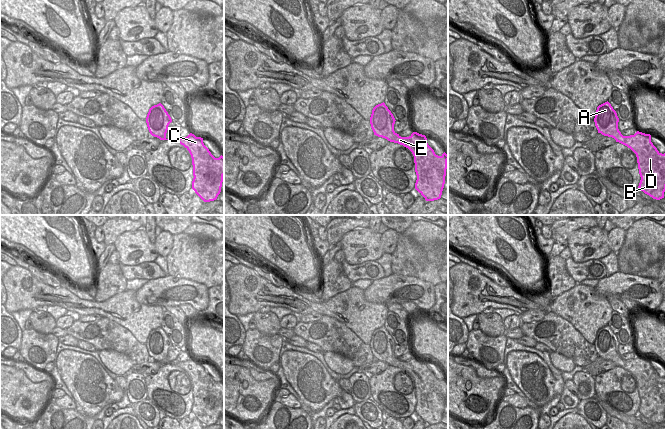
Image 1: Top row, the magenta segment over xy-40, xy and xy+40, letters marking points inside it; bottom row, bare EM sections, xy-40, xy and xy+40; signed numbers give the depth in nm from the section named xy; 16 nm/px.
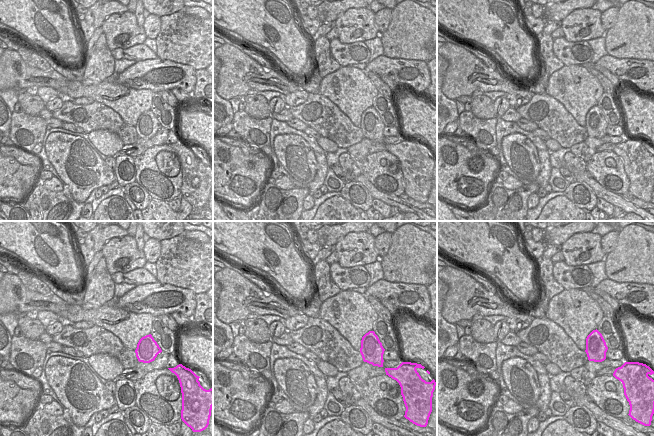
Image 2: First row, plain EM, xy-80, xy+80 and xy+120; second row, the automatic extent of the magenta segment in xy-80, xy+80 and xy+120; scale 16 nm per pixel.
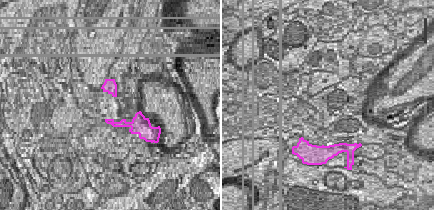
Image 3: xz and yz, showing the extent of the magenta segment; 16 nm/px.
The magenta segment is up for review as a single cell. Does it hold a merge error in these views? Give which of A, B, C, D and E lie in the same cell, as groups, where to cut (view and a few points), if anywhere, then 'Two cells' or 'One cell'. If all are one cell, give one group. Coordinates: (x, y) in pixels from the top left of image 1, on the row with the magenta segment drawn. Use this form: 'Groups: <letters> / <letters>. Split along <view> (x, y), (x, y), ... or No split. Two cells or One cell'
Groups: A B C D E. No split. One cell.

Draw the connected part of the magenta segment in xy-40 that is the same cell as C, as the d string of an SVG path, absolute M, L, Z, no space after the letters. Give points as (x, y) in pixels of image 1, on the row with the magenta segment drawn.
M159 103L152 106L146 117L150 134L160 140L174 140L183 145L190 153L193 165L192 189L204 201L217 199L221 192L224 176L224 157L215 158L204 145L203 138L190 133L187 137L177 136L167 139L166 133L172 119L164 106Z

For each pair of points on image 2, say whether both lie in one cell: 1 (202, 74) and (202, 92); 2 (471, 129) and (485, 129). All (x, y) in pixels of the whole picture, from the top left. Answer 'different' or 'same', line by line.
1: same
2: same

